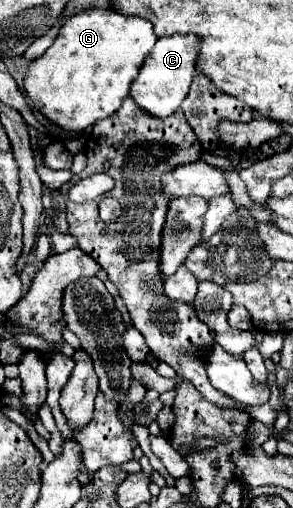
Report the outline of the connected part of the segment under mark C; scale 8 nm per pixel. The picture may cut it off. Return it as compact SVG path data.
M172 35L158 39L152 51L146 55L142 69L134 79L134 85L130 87L130 97L134 99L134 103L144 113L158 119L172 115L180 107L190 89L192 77L196 73L194 61L198 57L198 49L200 49L200 39L194 35Z

